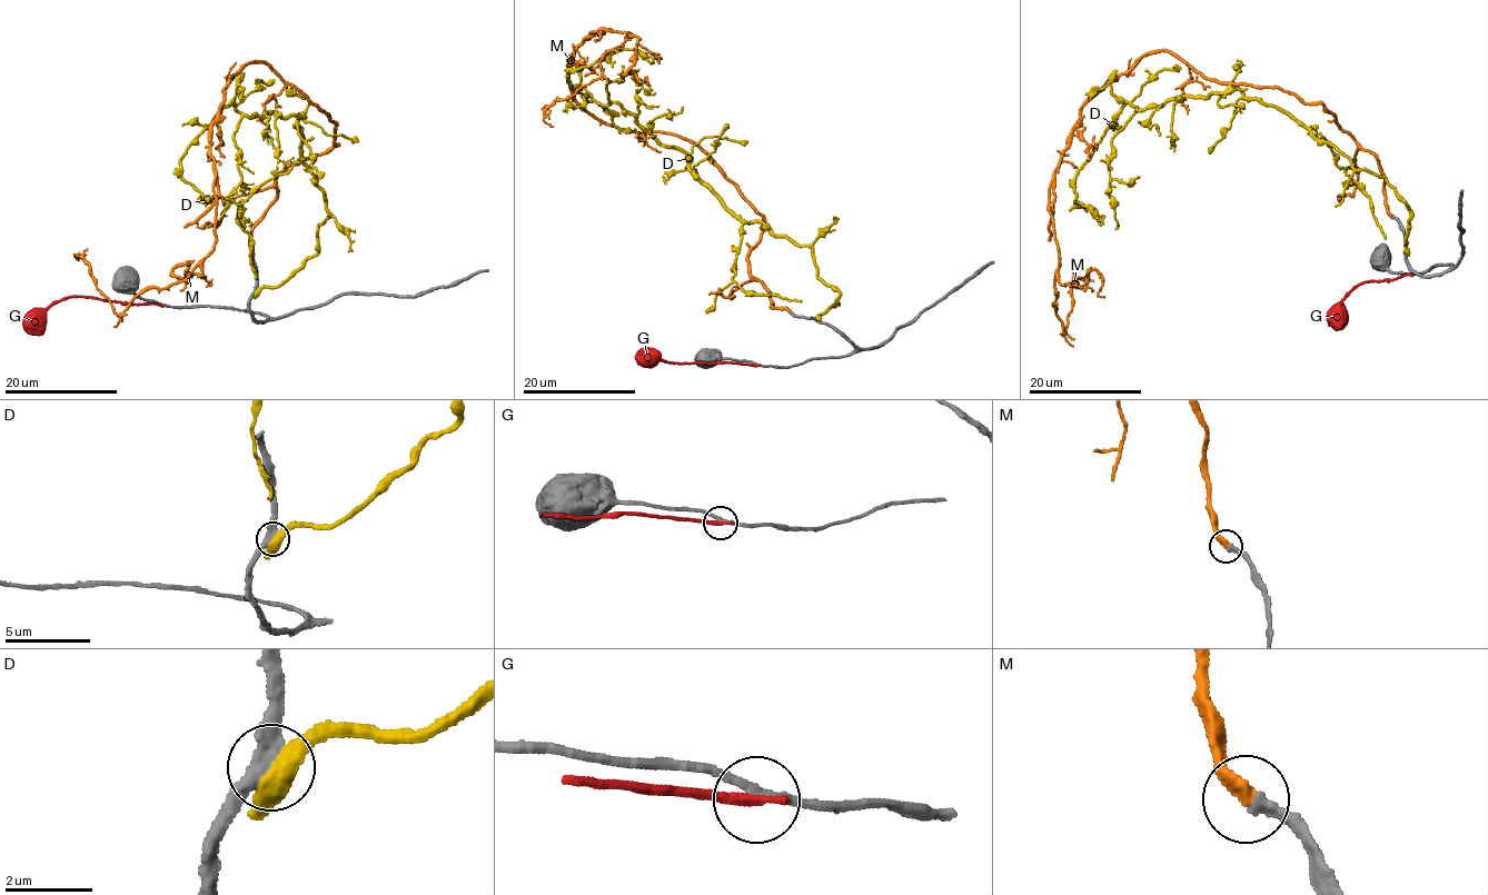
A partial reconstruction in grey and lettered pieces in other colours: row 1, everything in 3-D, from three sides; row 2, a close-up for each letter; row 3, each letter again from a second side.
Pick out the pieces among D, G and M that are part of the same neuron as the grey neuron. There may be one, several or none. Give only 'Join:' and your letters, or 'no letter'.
Join: M

